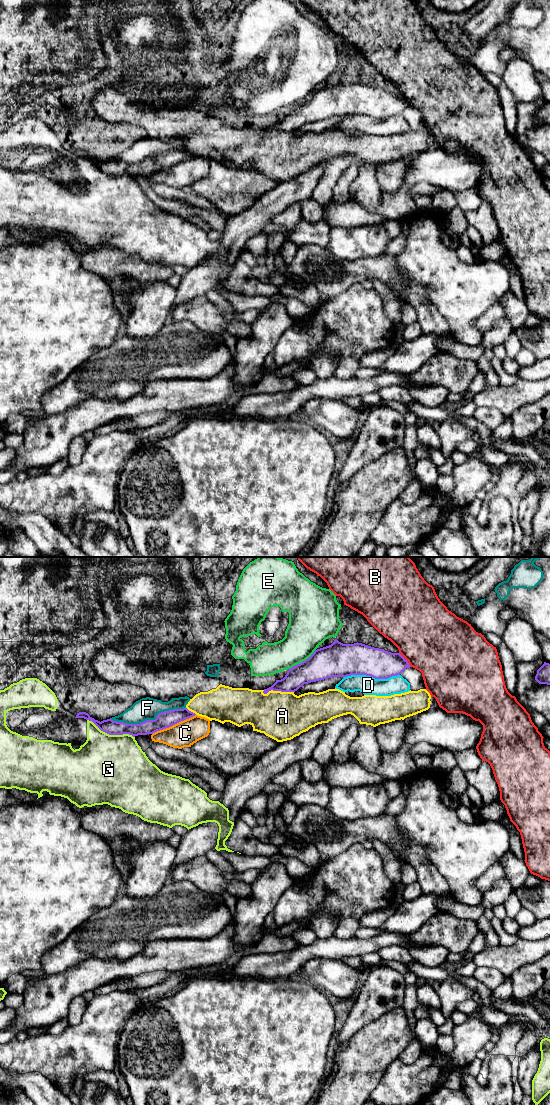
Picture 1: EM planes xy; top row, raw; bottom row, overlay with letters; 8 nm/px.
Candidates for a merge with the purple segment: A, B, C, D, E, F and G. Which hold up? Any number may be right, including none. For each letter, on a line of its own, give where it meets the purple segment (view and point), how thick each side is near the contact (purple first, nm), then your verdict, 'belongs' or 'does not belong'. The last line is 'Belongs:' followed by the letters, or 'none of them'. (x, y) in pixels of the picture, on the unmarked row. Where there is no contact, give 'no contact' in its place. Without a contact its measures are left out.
A: xy (278, 130) | 170/380 nm | does not belong
B: xy (404, 99) | 240/480 nm | does not belong
C: xy (173, 164) | 140/200 nm | does not belong
D: xy (371, 116) | 260/150 nm | does not belong
E: xy (303, 101) | 260/300 nm | does not belong
F: xy (148, 160) | 140/180 nm | does not belong
G: xy (111, 174) | 120/500 nm | does not belong
Belongs: none of them

